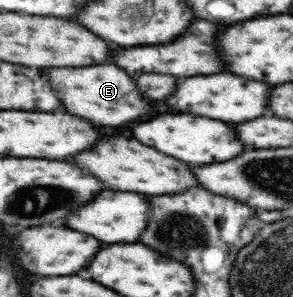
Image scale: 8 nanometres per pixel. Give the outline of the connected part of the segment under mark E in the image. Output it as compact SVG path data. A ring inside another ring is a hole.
M113 64L87 68L47 68L47 78L51 78L51 90L63 98L65 110L71 110L71 114L79 114L95 124L123 126L125 122L151 118L157 112L157 104L141 98L135 80Z

